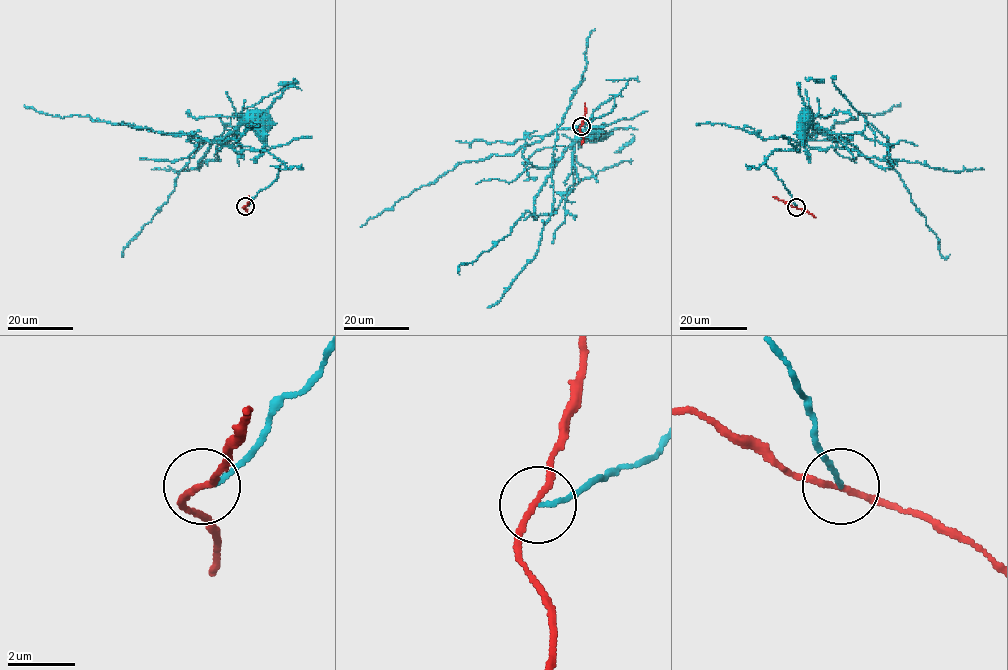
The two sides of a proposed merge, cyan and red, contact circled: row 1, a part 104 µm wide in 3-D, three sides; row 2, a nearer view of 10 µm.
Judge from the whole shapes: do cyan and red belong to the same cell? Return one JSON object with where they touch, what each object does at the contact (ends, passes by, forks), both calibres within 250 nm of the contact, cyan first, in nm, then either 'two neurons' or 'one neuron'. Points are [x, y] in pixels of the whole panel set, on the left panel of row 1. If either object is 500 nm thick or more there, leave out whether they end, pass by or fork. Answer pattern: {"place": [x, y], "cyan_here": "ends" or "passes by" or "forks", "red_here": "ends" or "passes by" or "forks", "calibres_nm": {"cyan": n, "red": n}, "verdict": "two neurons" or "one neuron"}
{"place": [245, 206], "cyan_here": "ends", "red_here": "passes by", "calibres_nm": {"cyan": 130, "red": 160}, "verdict": "two neurons"}

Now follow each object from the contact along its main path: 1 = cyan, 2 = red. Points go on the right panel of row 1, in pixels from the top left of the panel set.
1: (796, 207), (765, 161), (802, 141), (836, 145), (817, 126), (860, 133), (869, 123), (949, 255)
2: (796, 207), (772, 196)

